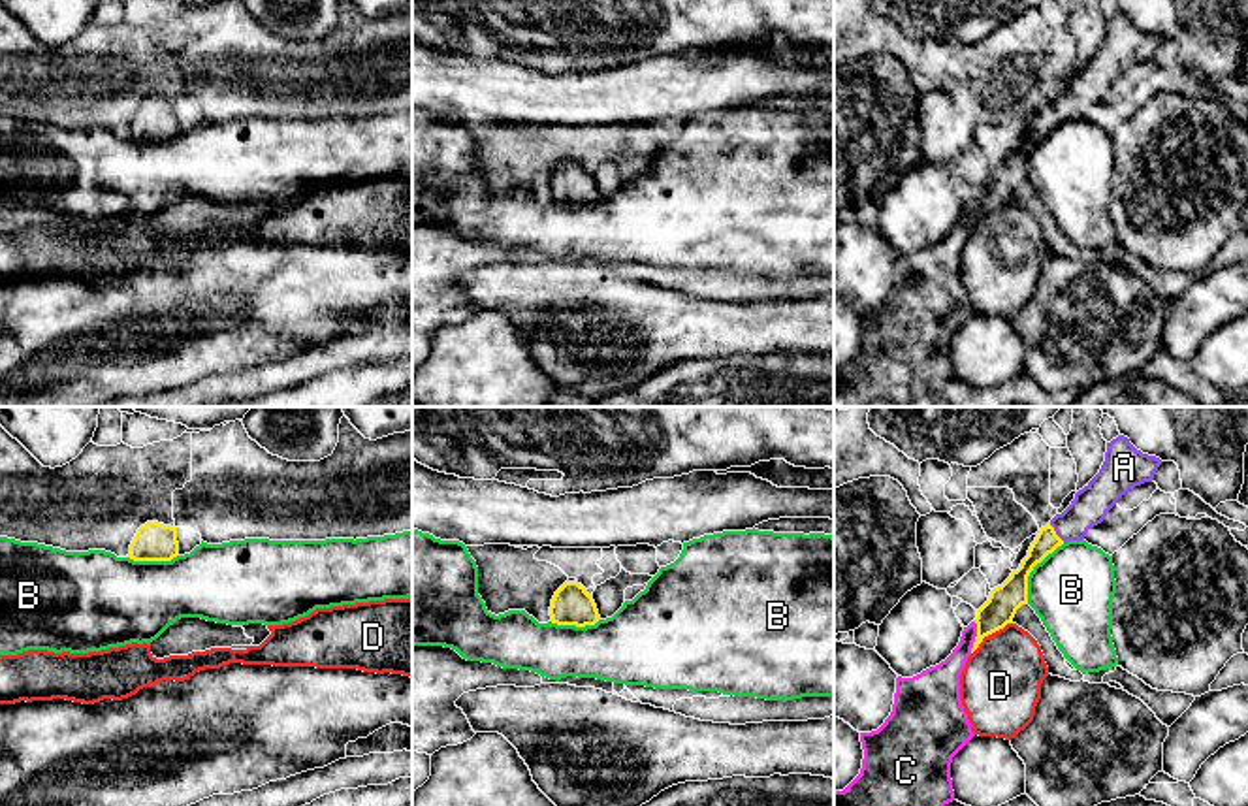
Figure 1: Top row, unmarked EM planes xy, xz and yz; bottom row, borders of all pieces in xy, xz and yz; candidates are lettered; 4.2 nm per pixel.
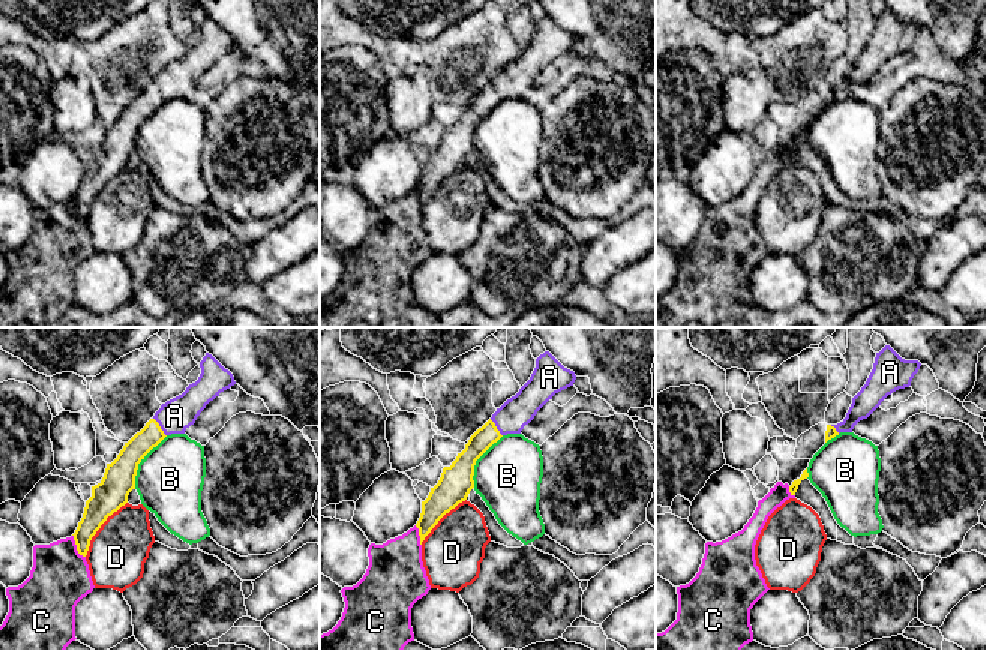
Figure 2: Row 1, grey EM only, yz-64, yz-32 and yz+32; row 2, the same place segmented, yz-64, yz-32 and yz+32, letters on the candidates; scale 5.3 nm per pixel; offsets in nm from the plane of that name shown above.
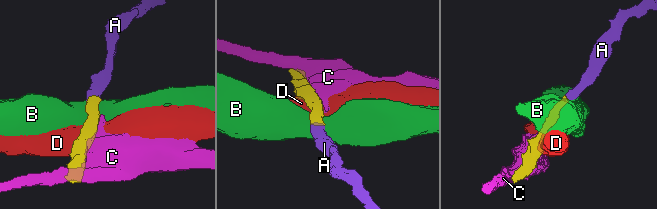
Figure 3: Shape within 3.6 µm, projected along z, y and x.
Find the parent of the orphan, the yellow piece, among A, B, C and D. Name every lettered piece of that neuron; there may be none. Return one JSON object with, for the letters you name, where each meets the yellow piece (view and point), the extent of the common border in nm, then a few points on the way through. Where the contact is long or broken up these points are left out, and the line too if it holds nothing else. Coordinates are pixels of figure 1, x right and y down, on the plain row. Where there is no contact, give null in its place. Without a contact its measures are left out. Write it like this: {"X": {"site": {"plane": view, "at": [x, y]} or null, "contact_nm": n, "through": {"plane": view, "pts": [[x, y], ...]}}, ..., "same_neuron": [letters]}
{"A": {"site": {"plane": "yz", "at": [1055, 112]}, "contact_nm": 100, "through": {"plane": "yz", "pts": [[1047, 119], [1055, 112], [1070, 104], [1090, 83]]}}, "same_neuron": ["A"]}

